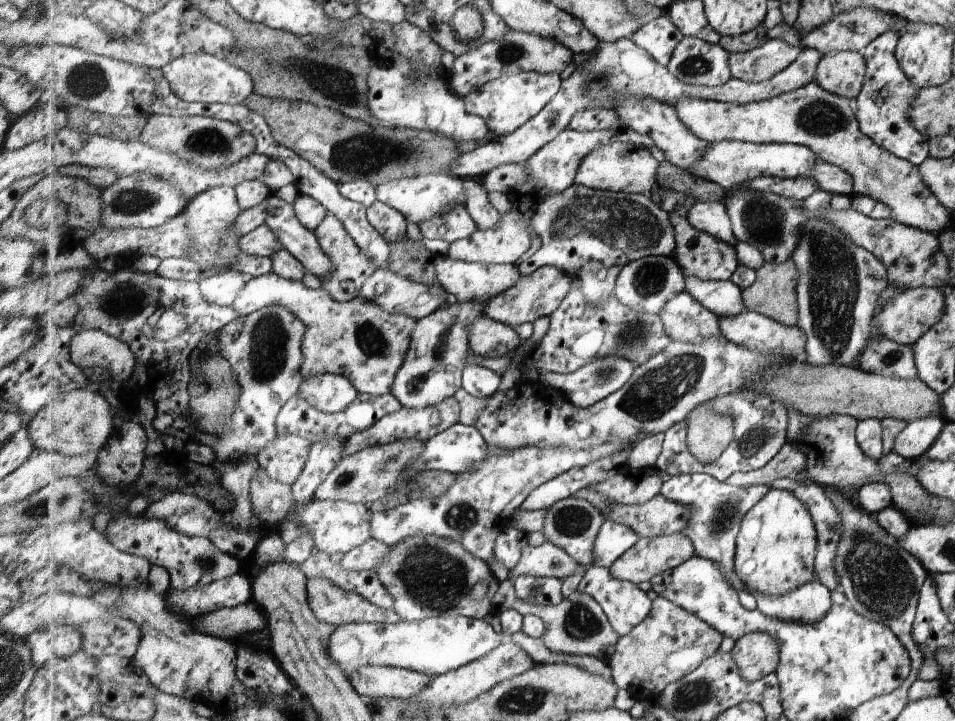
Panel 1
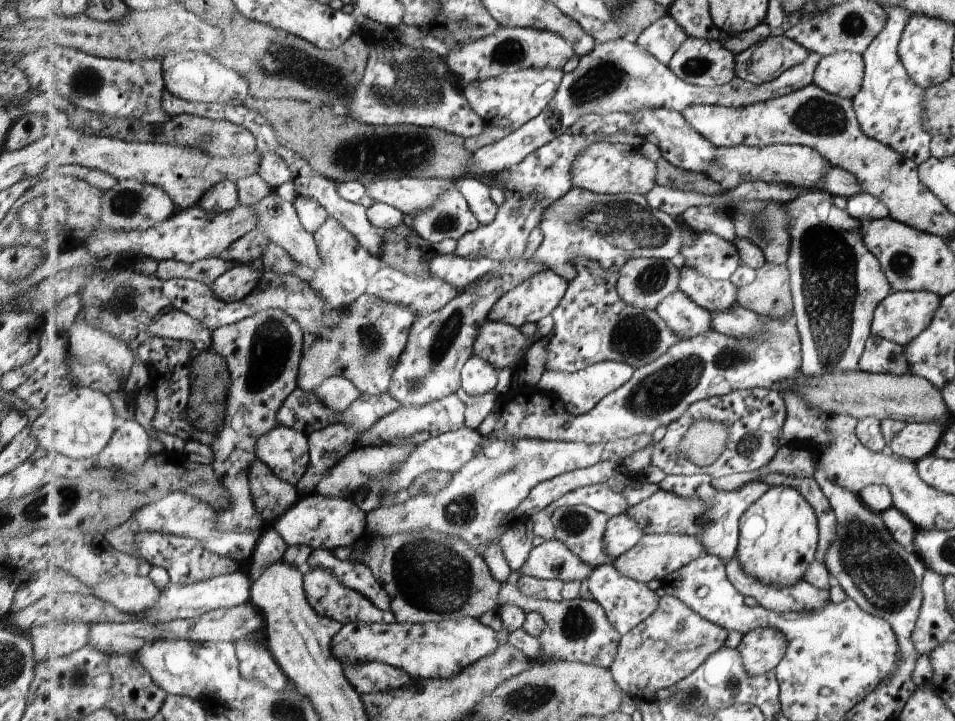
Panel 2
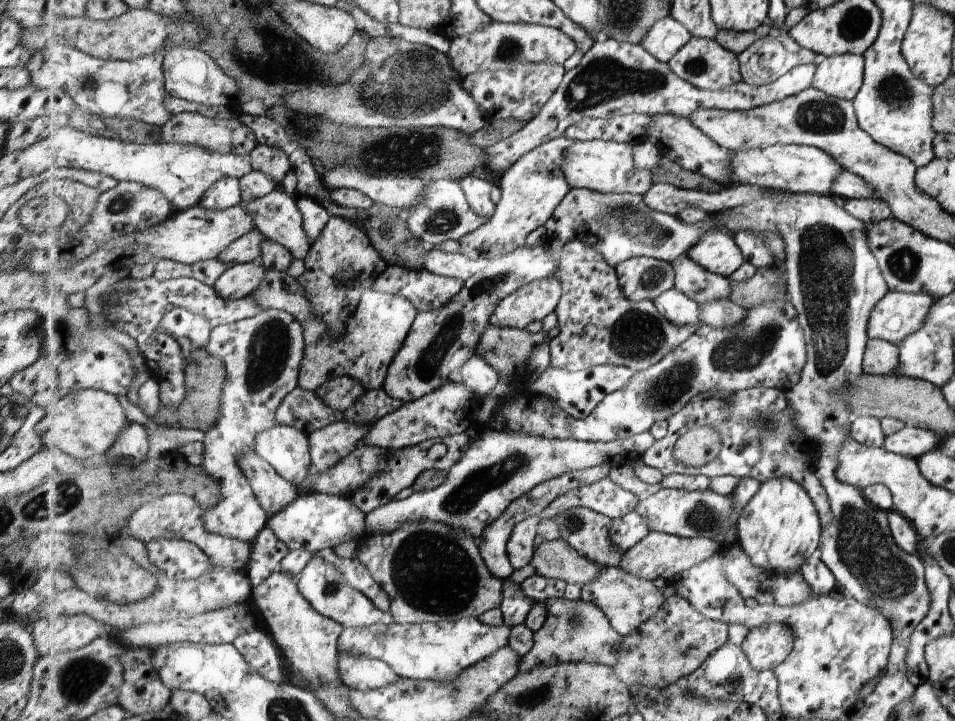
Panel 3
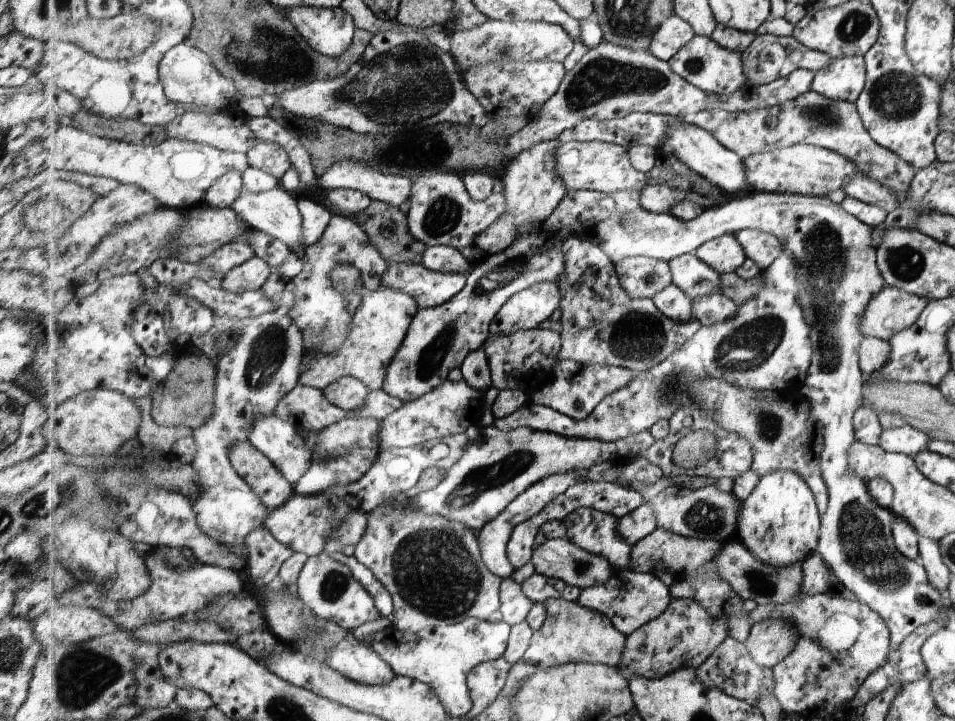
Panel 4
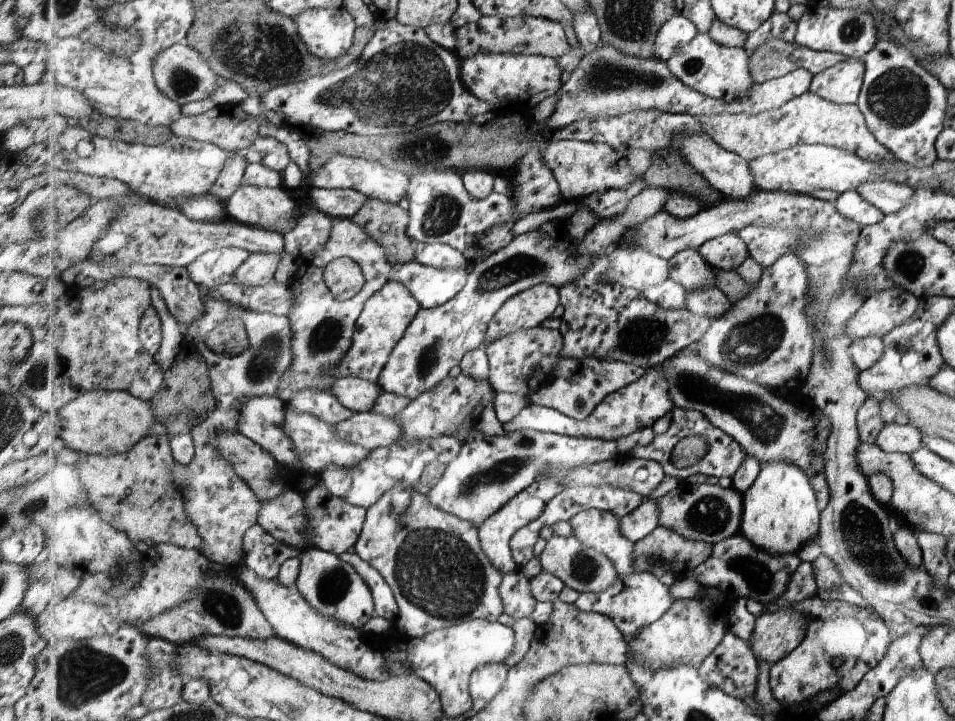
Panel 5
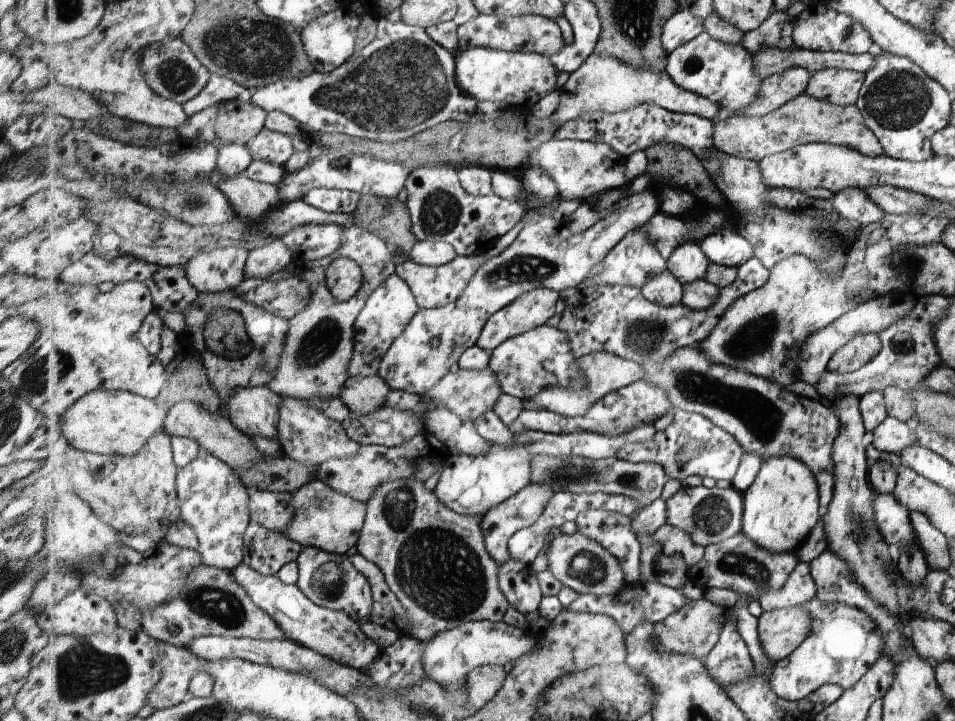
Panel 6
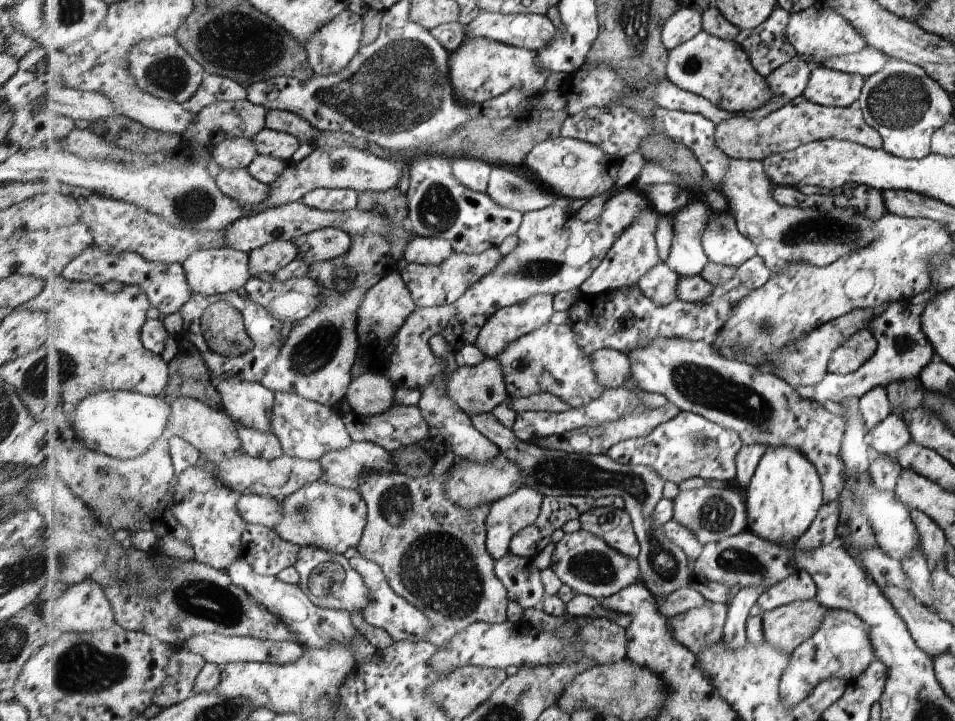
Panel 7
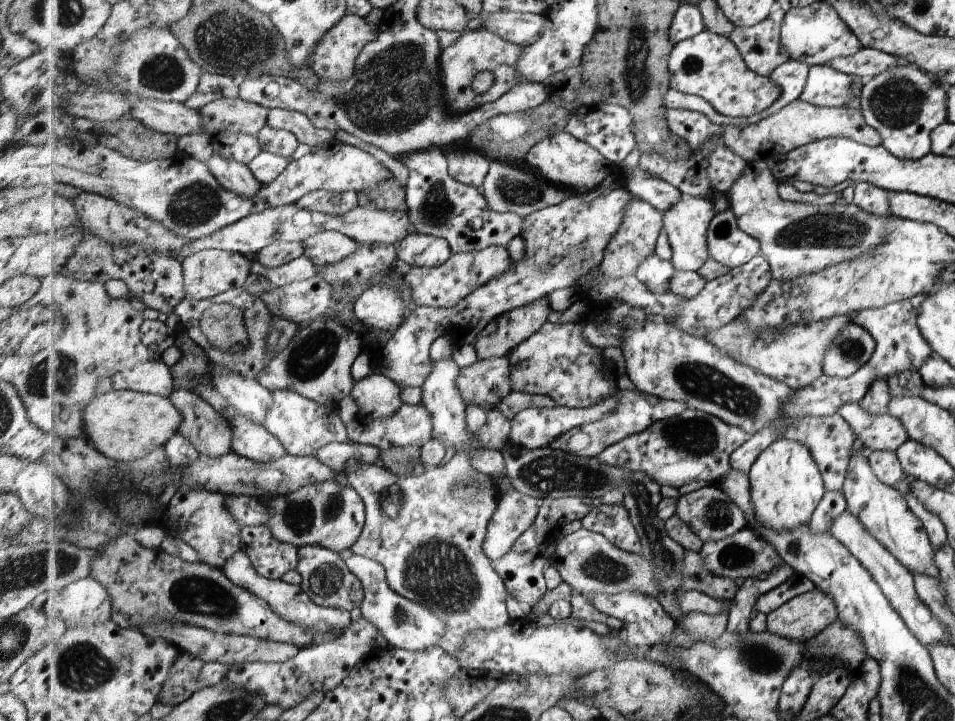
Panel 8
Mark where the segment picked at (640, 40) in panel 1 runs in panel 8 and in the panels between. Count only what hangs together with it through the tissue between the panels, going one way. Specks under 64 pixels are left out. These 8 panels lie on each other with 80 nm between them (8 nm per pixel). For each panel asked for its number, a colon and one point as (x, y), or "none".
2: (664, 38)
3: (668, 36)
4: (676, 32)
5: (678, 31)
6: (683, 26)
7: (686, 23)
8: (688, 21)

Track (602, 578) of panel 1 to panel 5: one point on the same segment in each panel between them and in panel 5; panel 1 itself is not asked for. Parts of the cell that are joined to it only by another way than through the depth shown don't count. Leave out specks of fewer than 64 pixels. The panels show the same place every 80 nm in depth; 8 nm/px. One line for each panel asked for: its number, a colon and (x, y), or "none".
2: (628, 602)
3: (629, 600)
4: (632, 599)
5: (643, 599)

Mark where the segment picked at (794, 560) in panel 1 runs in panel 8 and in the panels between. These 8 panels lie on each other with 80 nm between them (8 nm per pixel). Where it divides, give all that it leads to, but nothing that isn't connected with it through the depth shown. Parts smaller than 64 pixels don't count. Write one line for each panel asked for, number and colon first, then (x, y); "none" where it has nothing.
2: (779, 534)
3: (780, 529)
4: (780, 523)
5: (781, 516)
6: (780, 509)
7: (785, 494)
8: (786, 484)

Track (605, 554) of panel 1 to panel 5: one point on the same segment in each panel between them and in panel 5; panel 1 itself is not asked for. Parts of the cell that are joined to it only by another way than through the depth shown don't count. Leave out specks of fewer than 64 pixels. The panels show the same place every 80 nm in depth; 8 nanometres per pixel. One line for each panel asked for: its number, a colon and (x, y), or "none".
2: (623, 532)
3: (626, 531)
4: (641, 522)
5: (641, 522)

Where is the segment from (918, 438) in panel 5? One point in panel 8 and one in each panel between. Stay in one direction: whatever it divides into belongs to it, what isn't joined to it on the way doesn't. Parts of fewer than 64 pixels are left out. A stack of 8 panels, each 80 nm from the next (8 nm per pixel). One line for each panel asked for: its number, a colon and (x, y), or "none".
6: (893, 436)
7: (888, 437)
8: (876, 432)

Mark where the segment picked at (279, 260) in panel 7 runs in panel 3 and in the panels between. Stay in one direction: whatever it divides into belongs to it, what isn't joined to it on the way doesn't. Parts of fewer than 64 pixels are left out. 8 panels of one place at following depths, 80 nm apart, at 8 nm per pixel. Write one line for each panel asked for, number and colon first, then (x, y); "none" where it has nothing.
3: (238, 281)
4: (251, 275)
5: (260, 268)
6: (262, 262)

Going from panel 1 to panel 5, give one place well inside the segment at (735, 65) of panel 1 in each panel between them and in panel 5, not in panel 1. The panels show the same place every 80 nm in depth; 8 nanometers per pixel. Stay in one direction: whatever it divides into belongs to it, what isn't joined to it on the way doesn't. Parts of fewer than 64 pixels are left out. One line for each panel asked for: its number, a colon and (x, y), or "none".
2: (764, 62)
3: (771, 57)
4: (769, 58)
5: (775, 58)

